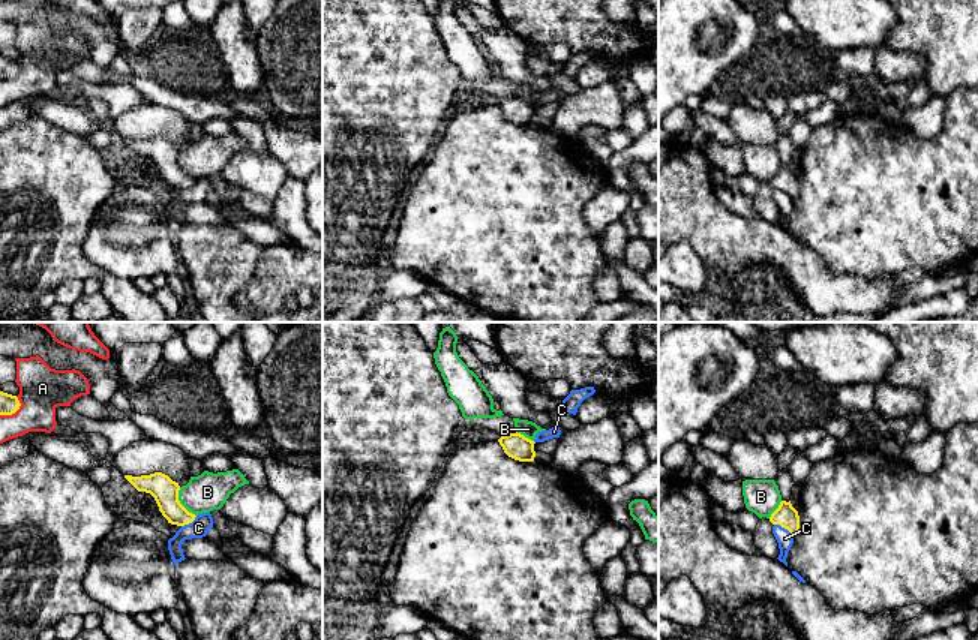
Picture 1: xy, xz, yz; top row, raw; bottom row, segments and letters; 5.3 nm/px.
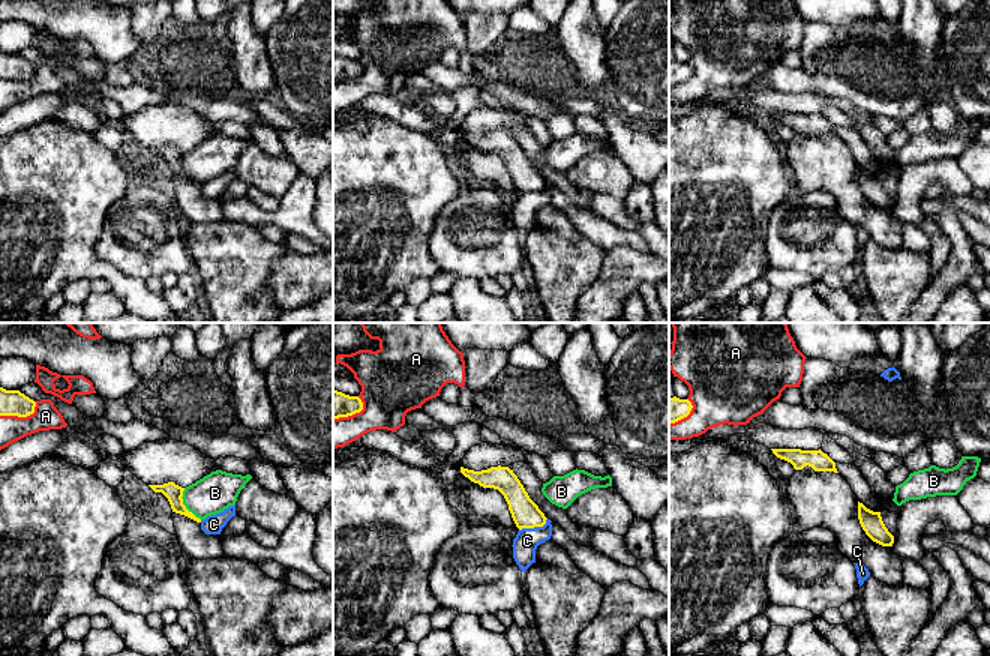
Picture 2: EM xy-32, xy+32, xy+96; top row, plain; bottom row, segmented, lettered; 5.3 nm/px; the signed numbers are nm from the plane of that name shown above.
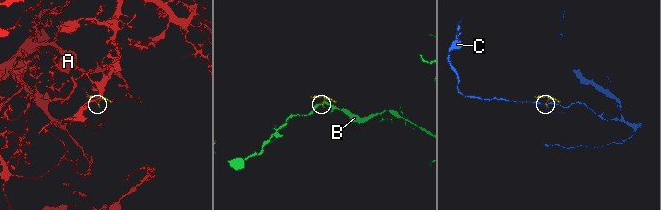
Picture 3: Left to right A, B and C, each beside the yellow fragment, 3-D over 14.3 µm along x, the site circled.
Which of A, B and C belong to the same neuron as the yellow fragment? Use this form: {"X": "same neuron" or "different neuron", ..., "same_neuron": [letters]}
{"A": "different neuron", "B": "different neuron", "C": "different neuron", "same_neuron": []}

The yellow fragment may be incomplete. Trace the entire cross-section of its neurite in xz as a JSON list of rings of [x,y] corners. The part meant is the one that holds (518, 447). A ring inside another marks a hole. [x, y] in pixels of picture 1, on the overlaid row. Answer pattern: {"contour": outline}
{"contour": [[[510,433],[504,435],[498,439],[500,445],[502,447],[504,453],[519,462],[534,462],[536,451],[534,451],[534,441],[525,438],[520,433]]]}

